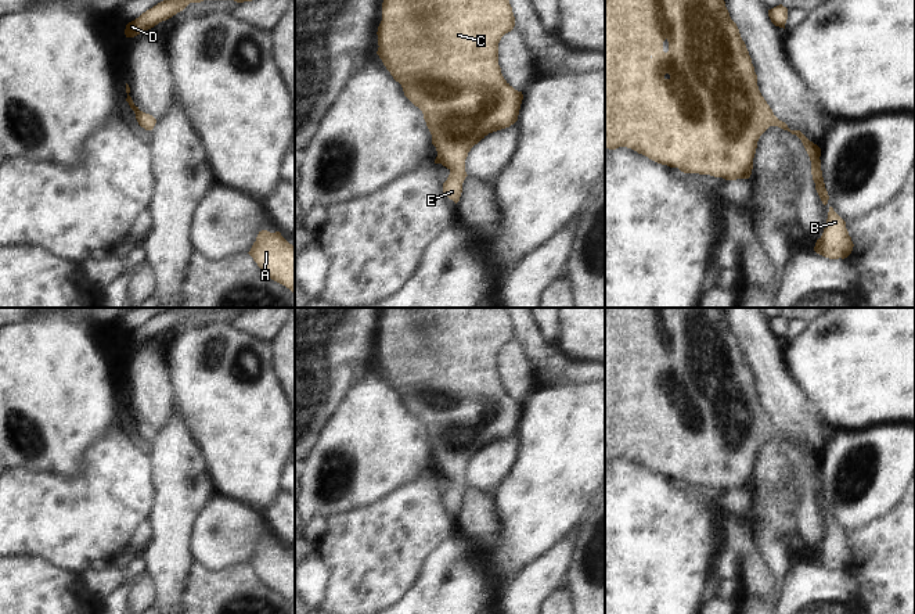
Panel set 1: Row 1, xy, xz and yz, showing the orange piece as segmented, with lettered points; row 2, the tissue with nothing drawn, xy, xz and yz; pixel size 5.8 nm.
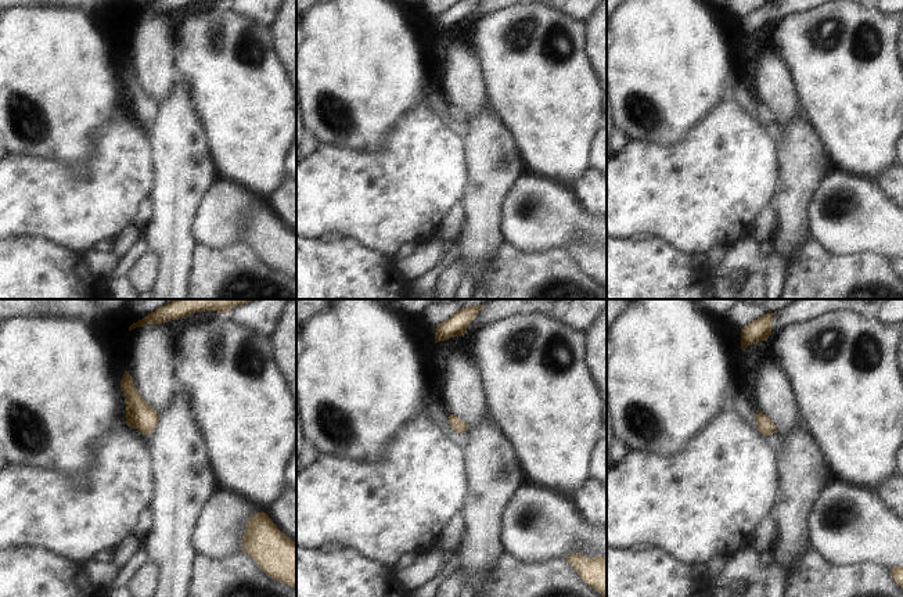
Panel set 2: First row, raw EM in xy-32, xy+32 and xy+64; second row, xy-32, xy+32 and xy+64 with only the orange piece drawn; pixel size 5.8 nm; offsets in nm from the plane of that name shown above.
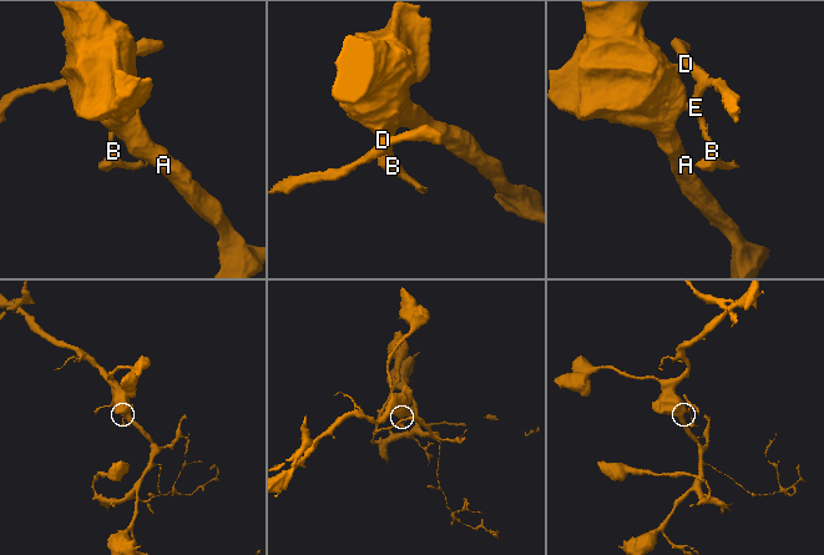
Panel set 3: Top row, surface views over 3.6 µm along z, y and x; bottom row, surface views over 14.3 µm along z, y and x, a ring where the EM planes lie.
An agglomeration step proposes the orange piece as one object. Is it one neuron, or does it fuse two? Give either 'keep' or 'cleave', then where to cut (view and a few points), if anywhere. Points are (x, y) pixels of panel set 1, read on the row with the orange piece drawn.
keep; cut none

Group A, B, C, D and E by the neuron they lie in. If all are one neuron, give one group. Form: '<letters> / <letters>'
A B C D E

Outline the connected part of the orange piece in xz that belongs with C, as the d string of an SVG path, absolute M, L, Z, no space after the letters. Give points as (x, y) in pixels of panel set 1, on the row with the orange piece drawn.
M383 0L382 3L377 54L393 79L401 85L404 96L422 111L437 151L435 164L442 164L450 170L443 183L443 193L455 204L468 176L465 159L471 148L489 133L509 128L518 121L523 94L504 79L498 65L498 43L514 26L515 17L509 0Z

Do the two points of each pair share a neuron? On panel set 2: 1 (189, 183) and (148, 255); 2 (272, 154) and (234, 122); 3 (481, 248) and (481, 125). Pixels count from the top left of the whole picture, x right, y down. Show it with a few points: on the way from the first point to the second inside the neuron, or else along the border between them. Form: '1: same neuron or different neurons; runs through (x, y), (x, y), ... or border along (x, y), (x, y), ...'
1: different neurons; border along (148, 248), (157, 261), (157, 279), (153, 283)
2: same neuron; runs through (262, 147), (244, 129)
3: same neuron; runs through (482, 218), (482, 155)

